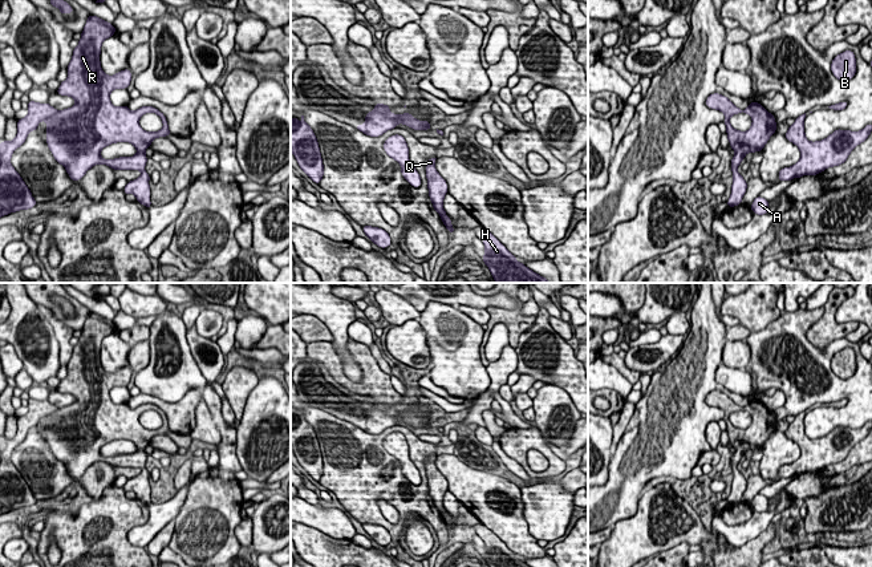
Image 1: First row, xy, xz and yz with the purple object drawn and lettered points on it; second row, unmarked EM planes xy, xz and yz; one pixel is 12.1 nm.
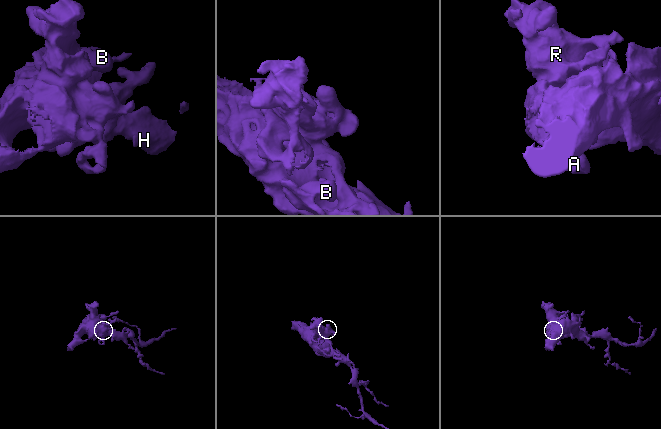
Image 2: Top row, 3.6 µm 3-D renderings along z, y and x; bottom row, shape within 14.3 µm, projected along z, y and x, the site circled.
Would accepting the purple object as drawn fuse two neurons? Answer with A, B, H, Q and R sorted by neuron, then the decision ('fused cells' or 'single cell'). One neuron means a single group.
A B H Q R; single cell

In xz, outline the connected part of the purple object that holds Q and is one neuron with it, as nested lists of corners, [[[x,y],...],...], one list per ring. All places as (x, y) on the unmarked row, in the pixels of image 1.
[[[430,455],[425,461],[429,495],[433,501],[433,506],[439,511],[447,528],[453,531],[455,527],[453,526],[451,517],[446,513],[446,509],[443,506],[443,497],[447,491],[447,481],[435,466],[435,457],[437,455]]]

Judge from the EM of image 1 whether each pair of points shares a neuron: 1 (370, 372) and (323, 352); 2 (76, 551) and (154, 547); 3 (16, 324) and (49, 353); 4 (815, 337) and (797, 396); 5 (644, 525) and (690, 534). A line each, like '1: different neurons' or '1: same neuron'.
1: same neuron
2: different neurons
3: same neuron
4: different neurons
5: same neuron

